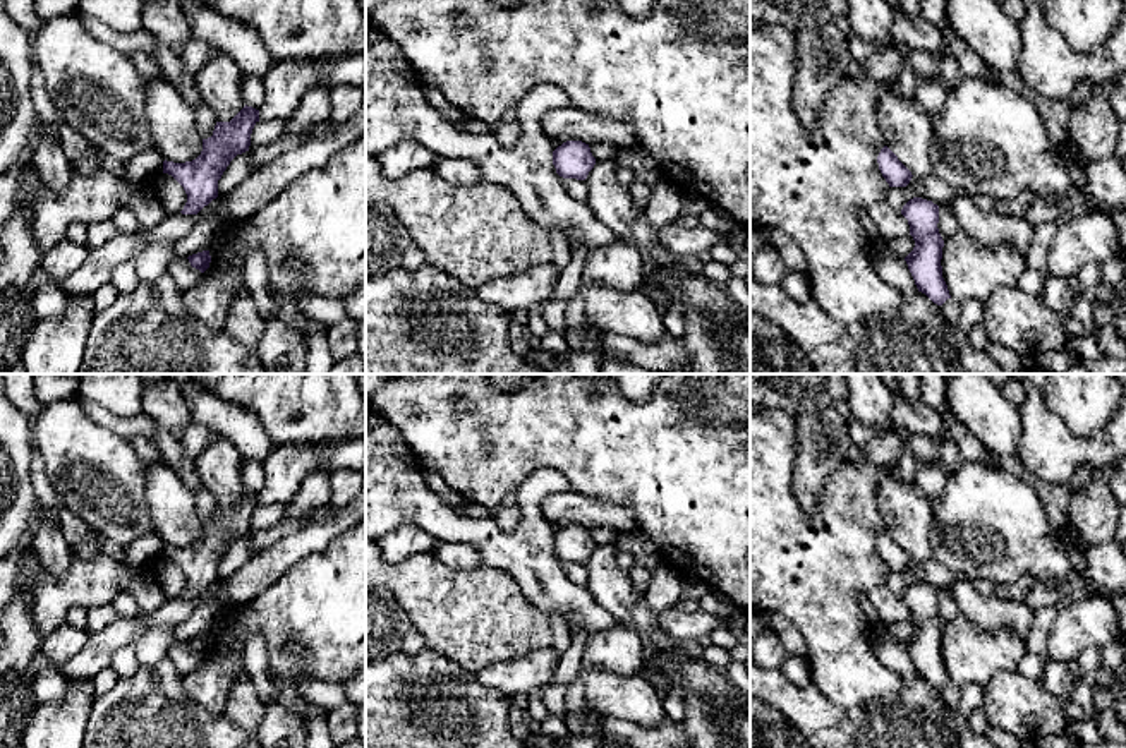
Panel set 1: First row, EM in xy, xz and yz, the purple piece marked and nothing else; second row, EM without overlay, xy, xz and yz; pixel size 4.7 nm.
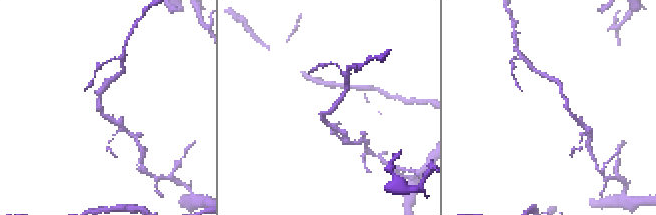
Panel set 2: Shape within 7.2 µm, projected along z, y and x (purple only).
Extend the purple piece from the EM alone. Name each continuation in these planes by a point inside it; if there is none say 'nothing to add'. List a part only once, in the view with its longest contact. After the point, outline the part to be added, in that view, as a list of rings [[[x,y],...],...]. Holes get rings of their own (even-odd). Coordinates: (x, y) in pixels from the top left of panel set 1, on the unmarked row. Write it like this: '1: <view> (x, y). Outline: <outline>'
nothing to add

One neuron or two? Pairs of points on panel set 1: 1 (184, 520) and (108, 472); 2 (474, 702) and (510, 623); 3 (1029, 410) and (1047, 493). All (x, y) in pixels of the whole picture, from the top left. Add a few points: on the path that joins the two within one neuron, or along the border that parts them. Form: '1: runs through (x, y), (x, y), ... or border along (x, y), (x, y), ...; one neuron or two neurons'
1: border along (145, 469), (145, 500), (157, 532); two neurons
2: border along (441, 654), (476, 675); two neurons
3: border along (1015, 457), (1034, 479), (1065, 484); two neurons

